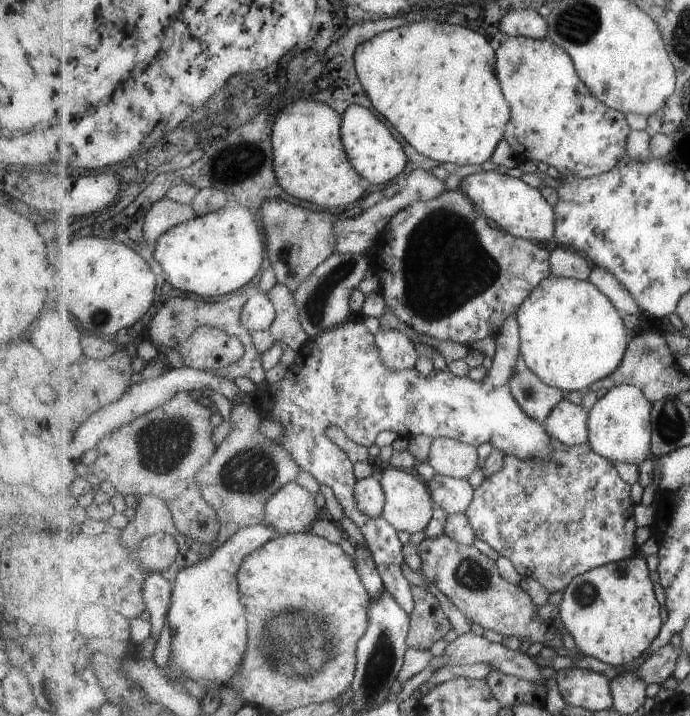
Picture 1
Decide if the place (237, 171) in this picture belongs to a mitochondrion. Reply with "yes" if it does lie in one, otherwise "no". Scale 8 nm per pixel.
yes

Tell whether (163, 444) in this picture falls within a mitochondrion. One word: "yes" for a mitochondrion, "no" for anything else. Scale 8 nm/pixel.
yes

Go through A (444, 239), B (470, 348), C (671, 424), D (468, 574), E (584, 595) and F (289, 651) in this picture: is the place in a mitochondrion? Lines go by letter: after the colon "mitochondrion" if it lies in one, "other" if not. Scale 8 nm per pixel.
A: mitochondrion
B: other
C: mitochondrion
D: mitochondrion
E: mitochondrion
F: mitochondrion

